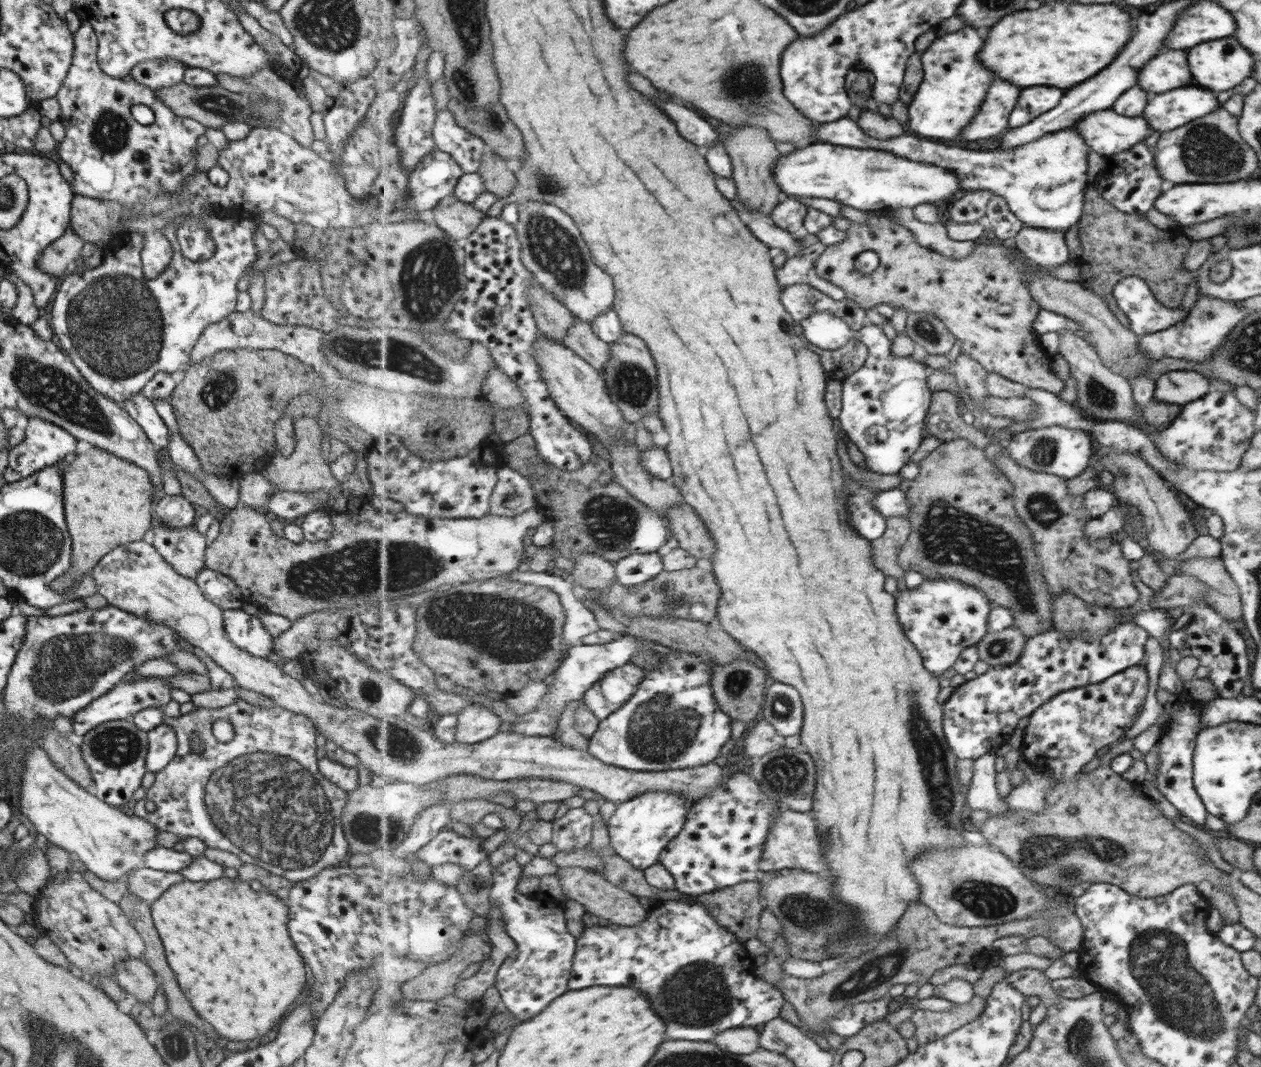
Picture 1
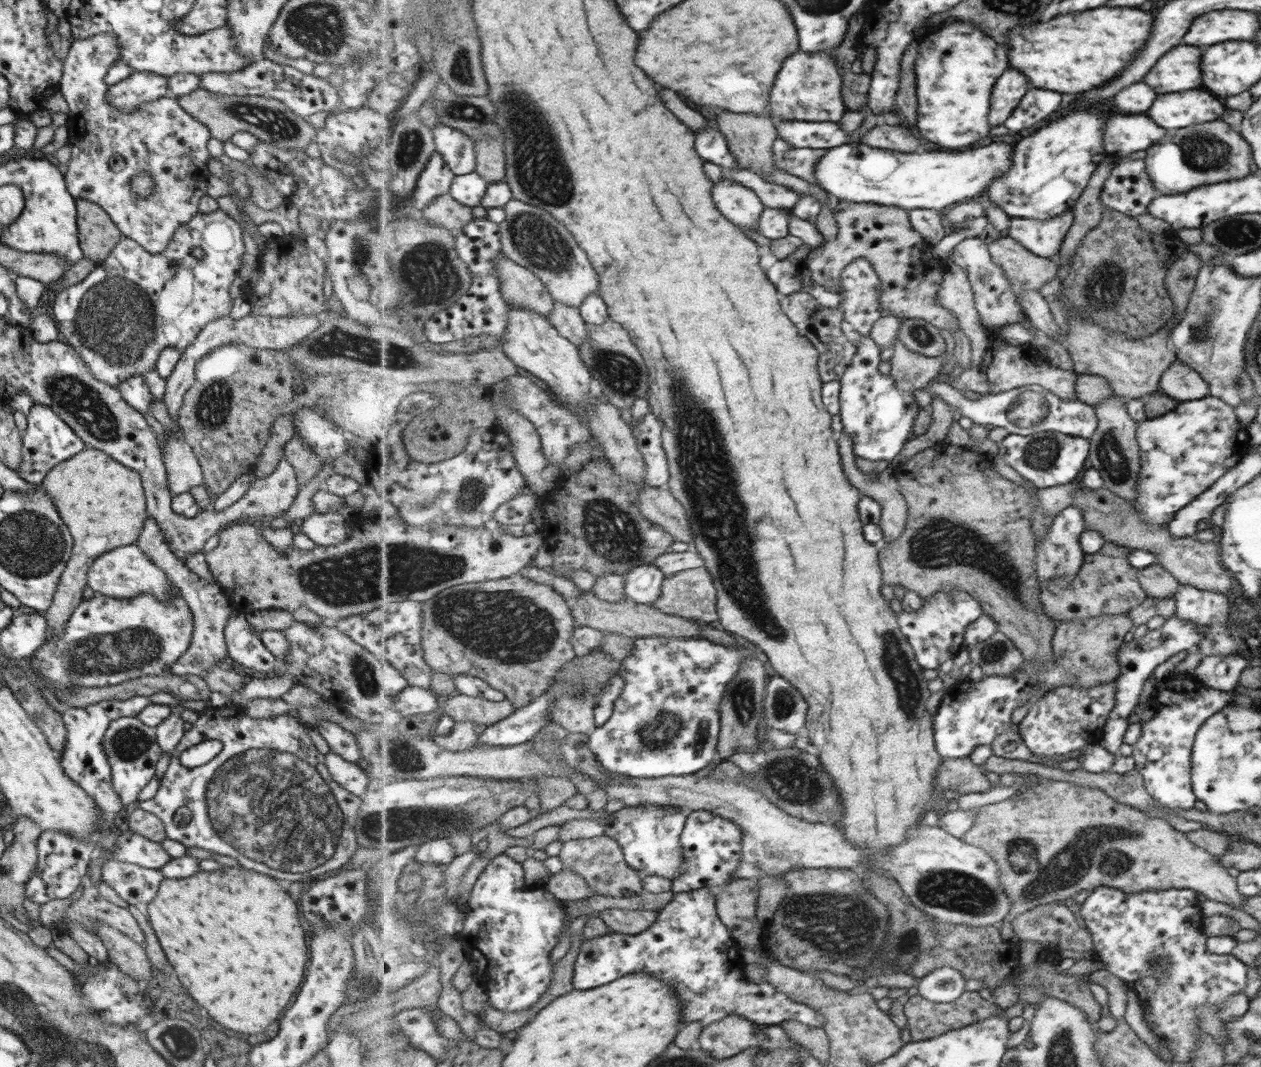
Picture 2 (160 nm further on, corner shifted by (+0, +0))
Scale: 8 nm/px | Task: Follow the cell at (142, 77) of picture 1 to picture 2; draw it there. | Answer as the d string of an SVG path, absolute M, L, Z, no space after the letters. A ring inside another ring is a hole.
M133 72L107 90L107 103L121 112L136 110L143 103L165 97L167 76L147 72Z

